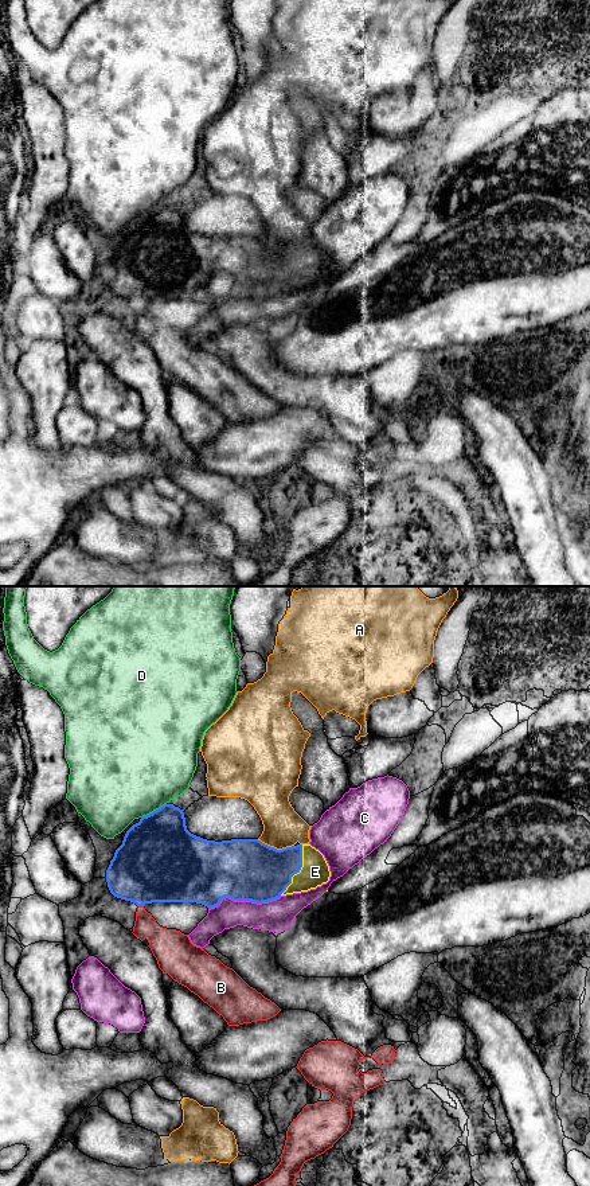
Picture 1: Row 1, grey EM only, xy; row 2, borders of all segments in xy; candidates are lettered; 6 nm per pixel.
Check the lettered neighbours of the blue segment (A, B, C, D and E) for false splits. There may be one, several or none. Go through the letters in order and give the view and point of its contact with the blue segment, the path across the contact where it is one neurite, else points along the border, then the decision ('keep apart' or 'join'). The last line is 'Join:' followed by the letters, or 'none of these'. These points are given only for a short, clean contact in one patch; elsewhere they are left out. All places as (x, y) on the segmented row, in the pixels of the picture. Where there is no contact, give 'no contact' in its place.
A: xy (276, 849) | keep apart
B: xy (141, 905) | keep apart
C: xy (245, 900) | keep apart
D: xy (153, 811) | keep apart
E: xy (299, 870) | across xy (258, 873), (299, 870), (315, 872) | join
Join: E

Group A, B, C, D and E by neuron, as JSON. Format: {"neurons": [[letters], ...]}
{"neurons": [["A"], ["B"], ["C"], ["D"], ["E"]]}

